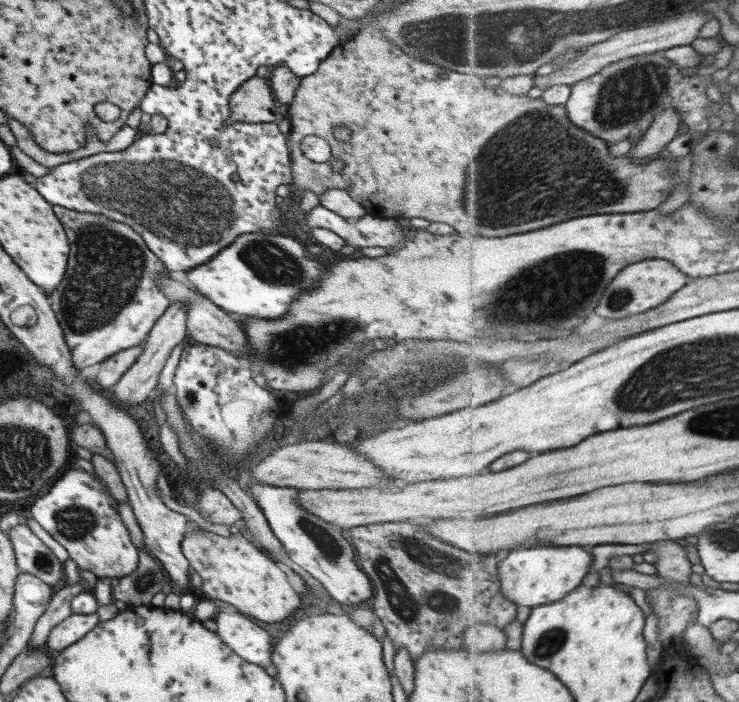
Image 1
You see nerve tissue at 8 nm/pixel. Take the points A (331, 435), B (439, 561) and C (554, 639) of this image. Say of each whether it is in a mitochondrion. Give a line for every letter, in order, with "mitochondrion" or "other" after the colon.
A: other
B: mitochondrion
C: mitochondrion

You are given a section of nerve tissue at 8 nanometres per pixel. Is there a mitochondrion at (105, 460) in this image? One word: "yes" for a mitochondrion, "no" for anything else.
no

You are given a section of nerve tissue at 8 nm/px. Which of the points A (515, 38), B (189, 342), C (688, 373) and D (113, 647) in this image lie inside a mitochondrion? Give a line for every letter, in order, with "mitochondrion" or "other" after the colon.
A: mitochondrion
B: other
C: mitochondrion
D: other

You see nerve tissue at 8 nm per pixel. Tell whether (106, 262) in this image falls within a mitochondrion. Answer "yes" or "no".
yes

